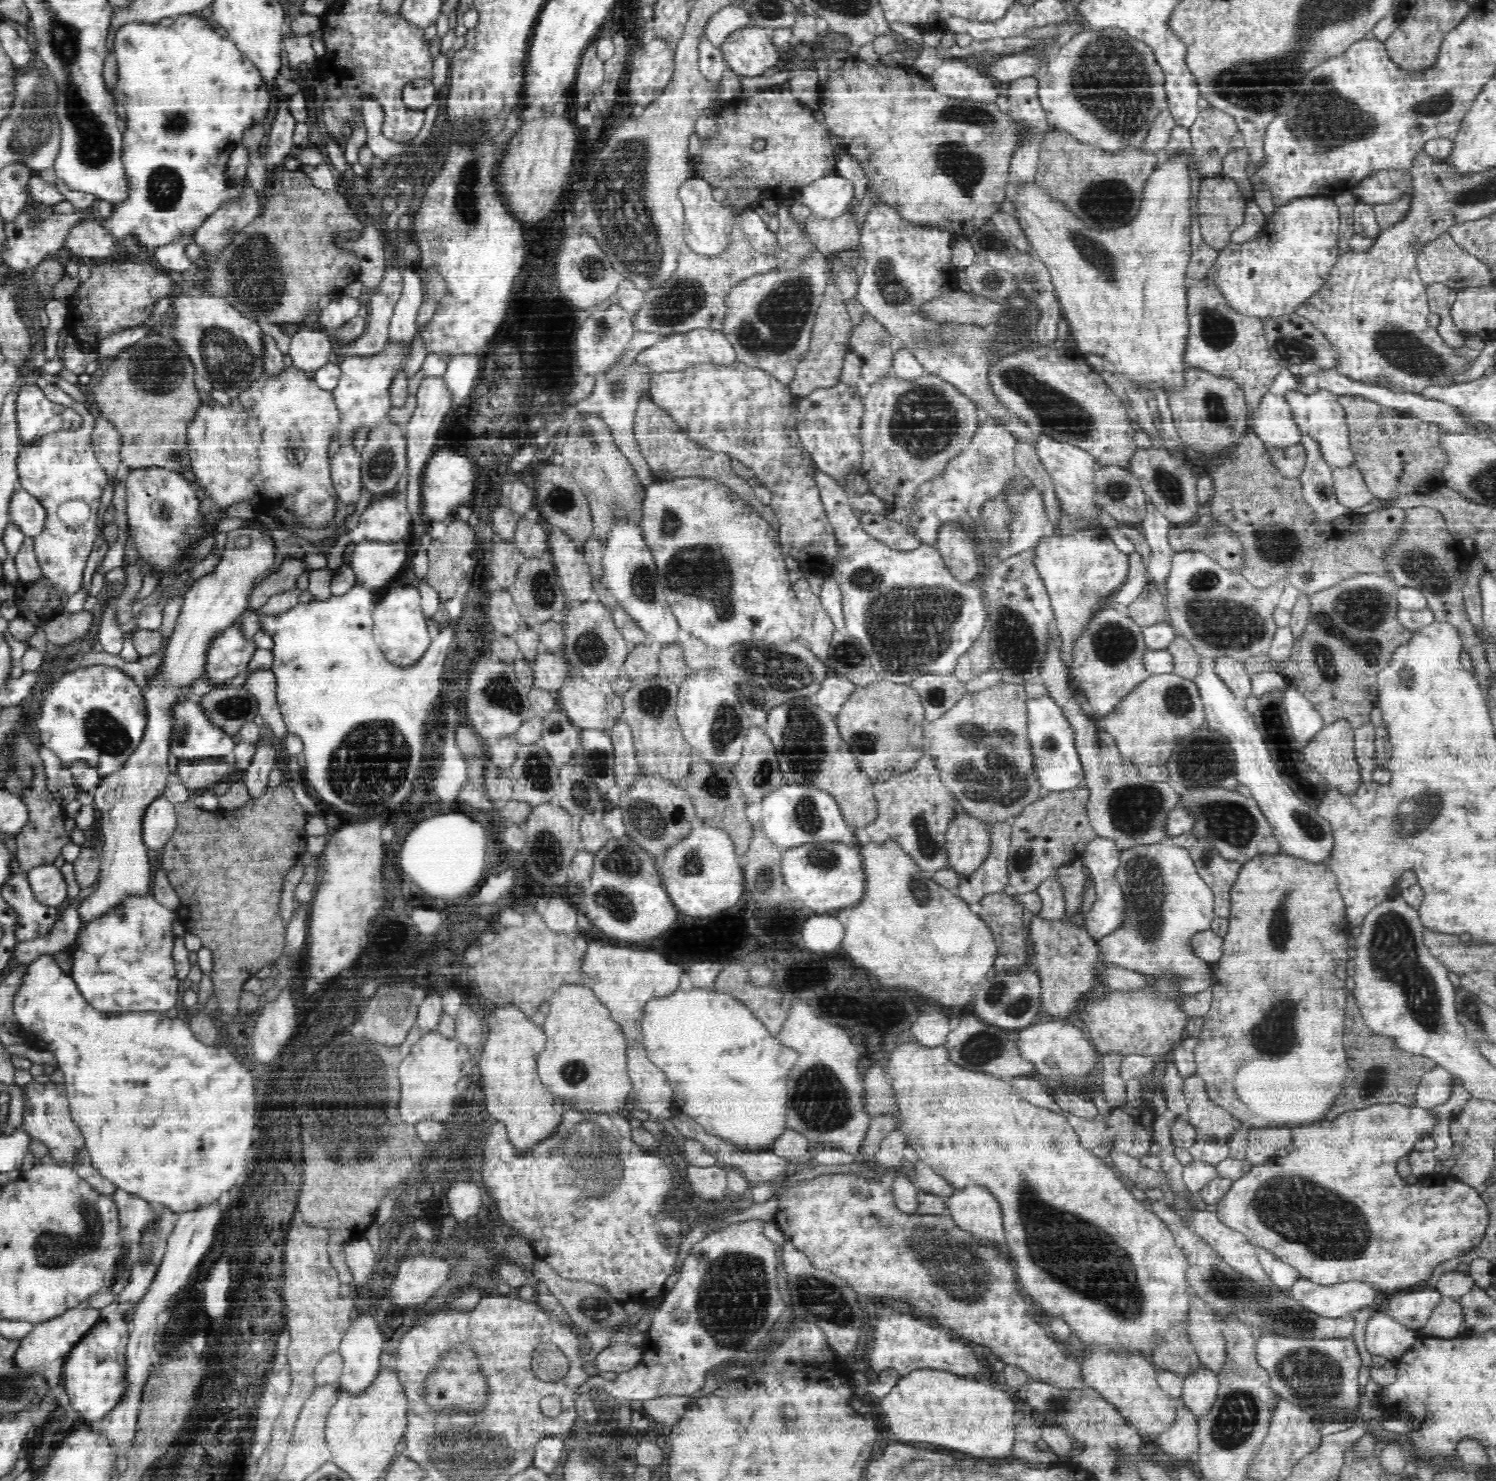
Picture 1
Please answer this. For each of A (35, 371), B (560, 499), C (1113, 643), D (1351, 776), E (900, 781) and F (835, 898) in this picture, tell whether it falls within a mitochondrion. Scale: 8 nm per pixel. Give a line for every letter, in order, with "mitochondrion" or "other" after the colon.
A: other
B: mitochondrion
C: mitochondrion
D: other
E: other
F: other

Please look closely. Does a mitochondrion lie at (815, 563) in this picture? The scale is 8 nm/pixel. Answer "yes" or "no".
no

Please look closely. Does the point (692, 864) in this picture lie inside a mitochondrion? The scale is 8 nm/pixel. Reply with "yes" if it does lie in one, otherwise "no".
yes

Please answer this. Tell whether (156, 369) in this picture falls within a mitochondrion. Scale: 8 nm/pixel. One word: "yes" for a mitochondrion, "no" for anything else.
yes

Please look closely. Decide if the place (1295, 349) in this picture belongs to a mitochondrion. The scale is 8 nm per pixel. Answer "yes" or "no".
yes

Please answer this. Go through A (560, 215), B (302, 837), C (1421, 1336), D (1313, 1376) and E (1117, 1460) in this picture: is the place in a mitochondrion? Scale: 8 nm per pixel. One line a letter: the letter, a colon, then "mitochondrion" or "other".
A: other
B: other
C: other
D: mitochondrion
E: mitochondrion

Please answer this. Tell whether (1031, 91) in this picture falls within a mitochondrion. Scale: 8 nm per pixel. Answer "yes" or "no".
no

